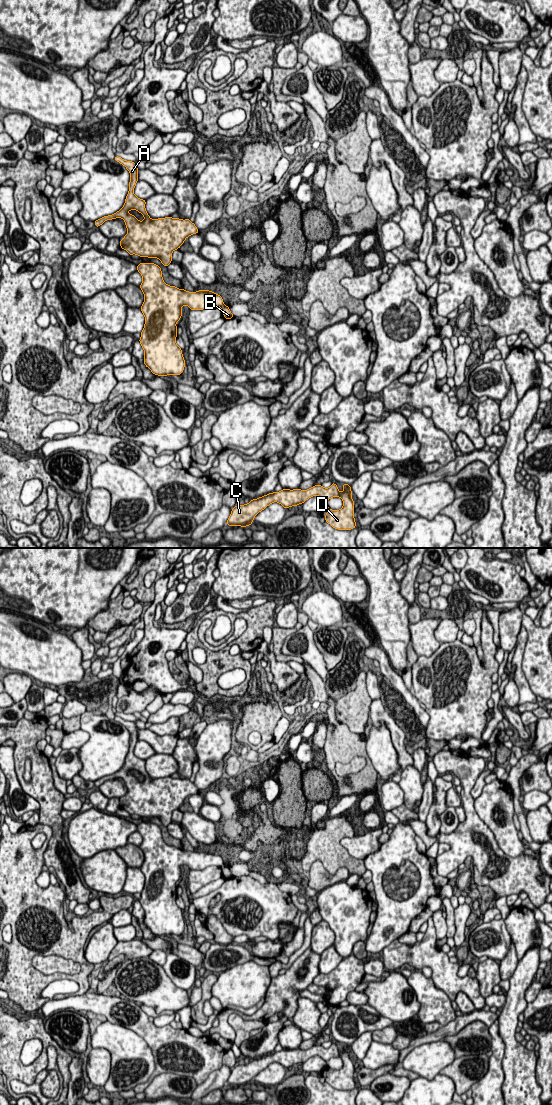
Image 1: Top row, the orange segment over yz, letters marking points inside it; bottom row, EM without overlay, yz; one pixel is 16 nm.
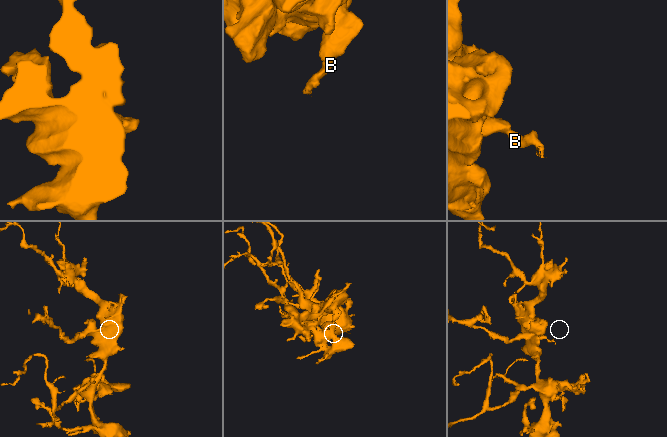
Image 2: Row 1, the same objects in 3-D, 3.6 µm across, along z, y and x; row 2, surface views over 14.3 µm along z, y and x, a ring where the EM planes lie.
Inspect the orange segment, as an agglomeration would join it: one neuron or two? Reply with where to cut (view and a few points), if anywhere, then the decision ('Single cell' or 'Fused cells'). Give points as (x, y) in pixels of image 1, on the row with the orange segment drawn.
Split along yz (223, 304), (220, 306). Fused cells

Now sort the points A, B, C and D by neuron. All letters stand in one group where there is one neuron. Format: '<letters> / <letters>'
A C D / B

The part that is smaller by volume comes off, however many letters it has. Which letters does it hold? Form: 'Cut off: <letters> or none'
Cut off: B

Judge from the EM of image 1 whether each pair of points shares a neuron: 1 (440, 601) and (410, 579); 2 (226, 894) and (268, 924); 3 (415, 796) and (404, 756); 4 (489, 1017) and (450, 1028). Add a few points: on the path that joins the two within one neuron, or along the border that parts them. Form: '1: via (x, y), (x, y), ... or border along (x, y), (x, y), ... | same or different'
1: border along (421, 566), (415, 581) | different
2: via (241, 892), (253, 892), (268, 909) | same
3: border along (413, 764), (409, 764), (400, 774) | different
4: via (479, 1017), (471, 1017), (460, 1022) | same

